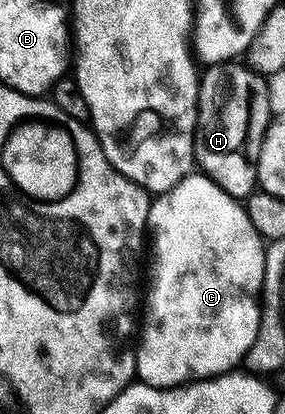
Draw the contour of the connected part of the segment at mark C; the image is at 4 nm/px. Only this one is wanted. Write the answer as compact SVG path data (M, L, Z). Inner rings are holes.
M195 171L185 177L176 187L166 193L157 194L150 206L149 232L154 233L154 278L150 281L150 294L145 294L146 318L140 321L140 336L136 341L136 377L141 384L151 385L157 389L173 389L179 385L193 382L195 379L219 377L222 373L237 370L245 362L248 347L256 339L256 327L260 319L260 294L264 279L266 262L266 245L264 238L252 227L248 219L245 204L239 198L229 197L218 184L201 171Z

